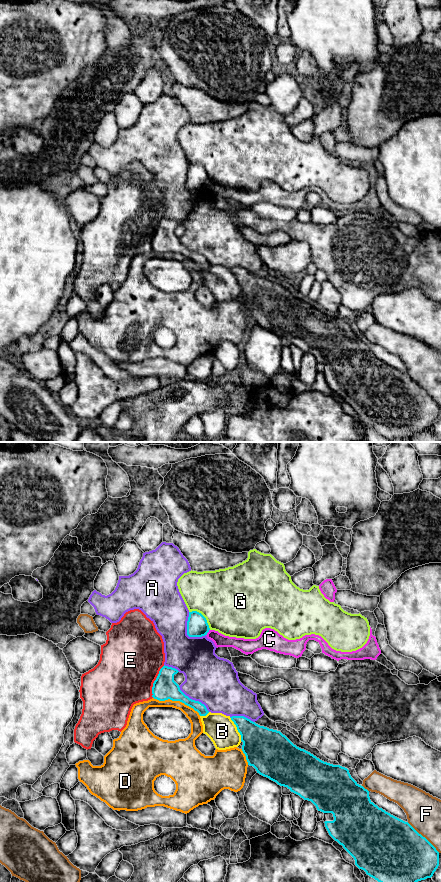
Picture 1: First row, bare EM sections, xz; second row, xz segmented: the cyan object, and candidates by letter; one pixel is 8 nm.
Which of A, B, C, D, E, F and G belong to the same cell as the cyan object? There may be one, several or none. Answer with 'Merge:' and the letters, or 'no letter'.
Merge: no letter

